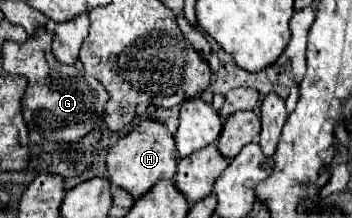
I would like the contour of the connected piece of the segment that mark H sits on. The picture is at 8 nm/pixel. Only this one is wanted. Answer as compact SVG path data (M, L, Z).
M142 118L138 126L132 128L126 136L122 136L106 156L110 182L130 192L134 198L144 196L156 180L172 180L176 174L178 164L178 152L174 144L174 134L166 128L164 122L154 118Z

